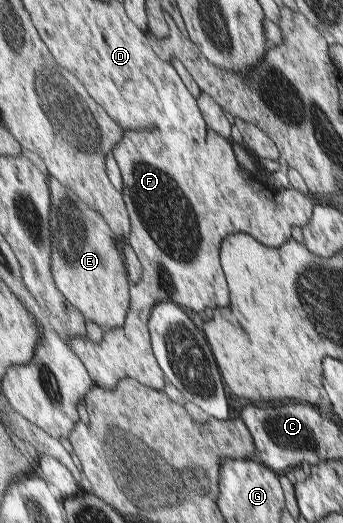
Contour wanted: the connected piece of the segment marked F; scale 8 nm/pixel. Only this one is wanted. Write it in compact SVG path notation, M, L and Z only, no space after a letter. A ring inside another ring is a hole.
M171 121L169 125L159 125L143 131L127 131L127 136L119 142L112 153L122 172L123 189L127 209L130 213L131 235L127 237L142 265L141 279L130 284L130 311L126 323L121 328L108 329L99 345L81 337L67 337L67 347L86 365L94 383L103 389L113 389L119 380L131 378L147 387L163 390L166 375L153 355L149 340L148 321L151 309L162 301L172 301L199 313L207 307L214 309L229 305L229 288L220 265L220 247L225 237L234 233L252 235L263 245L279 249L291 237L293 226L305 227L311 221L316 198L303 195L291 187L272 190L261 185L257 175L242 168L228 140L213 129L203 145L189 139L189 131L181 131L181 123Z

